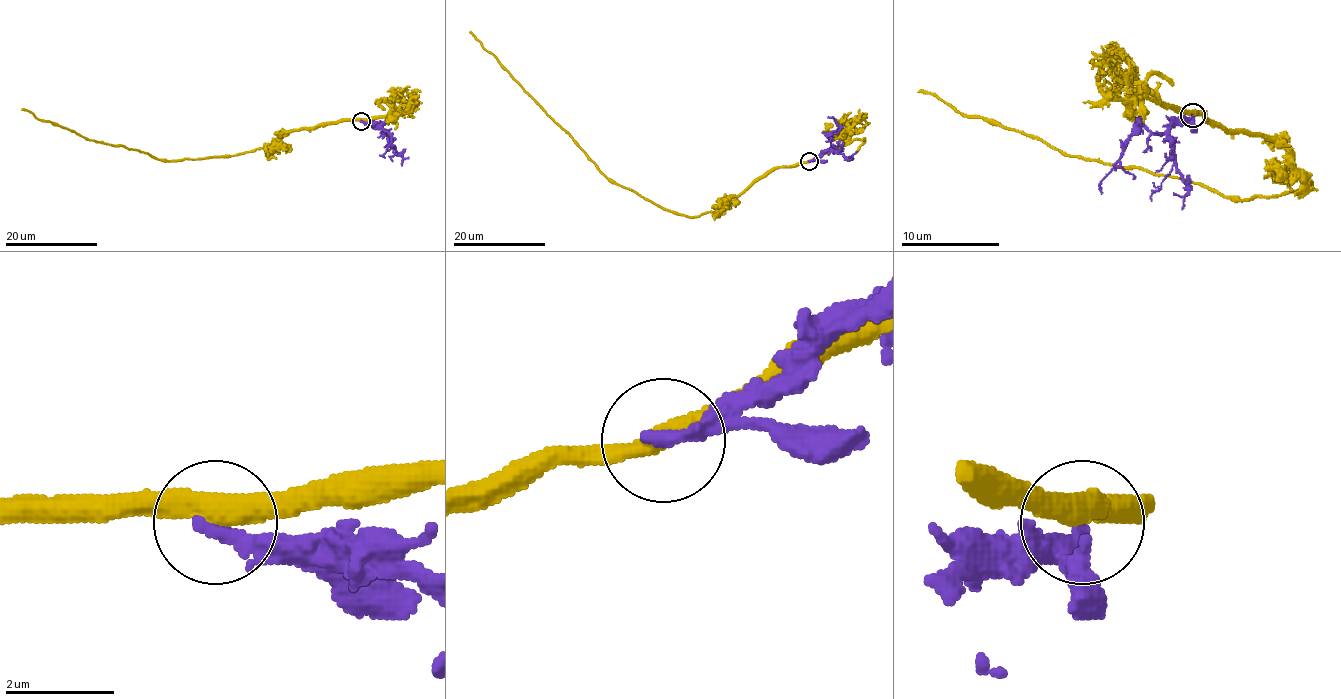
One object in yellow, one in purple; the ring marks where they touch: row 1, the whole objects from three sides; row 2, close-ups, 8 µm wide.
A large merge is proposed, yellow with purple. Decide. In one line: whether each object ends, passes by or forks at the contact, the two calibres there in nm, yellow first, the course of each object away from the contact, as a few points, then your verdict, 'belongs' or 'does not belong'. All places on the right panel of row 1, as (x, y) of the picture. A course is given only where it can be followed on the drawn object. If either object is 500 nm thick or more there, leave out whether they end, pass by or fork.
yellow passes by; purple ends; calibres 400 and 300 nm; course yellow (1193, 114), (1269, 134), (1311, 183), (1230, 200), (1179, 178), (1064, 156), (917, 92); course purple (1193, 114), (1181, 117), (1164, 132), (1142, 129), (1127, 141), (1120, 161), (1098, 188); does not belong

